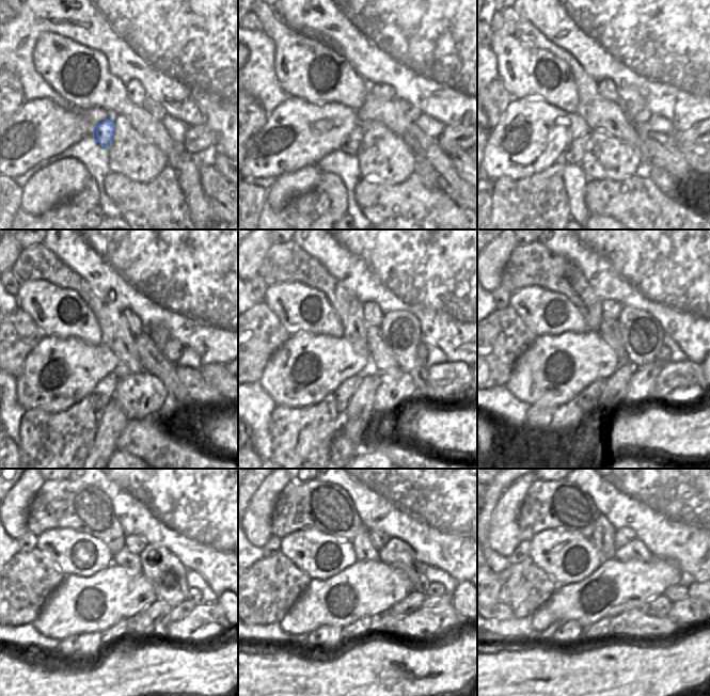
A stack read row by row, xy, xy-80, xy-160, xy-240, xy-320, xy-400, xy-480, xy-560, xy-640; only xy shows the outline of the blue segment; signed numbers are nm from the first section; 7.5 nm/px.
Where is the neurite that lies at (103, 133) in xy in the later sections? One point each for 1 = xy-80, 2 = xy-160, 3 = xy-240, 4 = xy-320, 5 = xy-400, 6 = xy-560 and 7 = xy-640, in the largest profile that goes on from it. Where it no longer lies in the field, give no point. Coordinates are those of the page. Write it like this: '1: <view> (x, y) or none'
1: xy-80 (351, 143)
2: xy-160 (573, 155)
3: xy-240 (101, 395)
4: xy-320 (343, 395)
5: xy-400 (589, 397)
6: xy-560 (361, 628)
7: xy-640 (600, 630)

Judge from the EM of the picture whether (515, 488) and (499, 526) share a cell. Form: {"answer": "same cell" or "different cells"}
{"answer": "same cell"}

